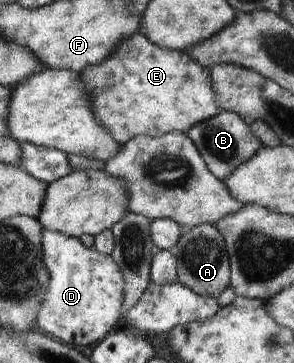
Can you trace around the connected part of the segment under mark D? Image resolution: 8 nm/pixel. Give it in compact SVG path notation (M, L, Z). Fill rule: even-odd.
M43 228L43 261L50 273L47 297L43 299L43 305L39 309L36 327L43 329L59 341L73 346L87 347L91 343L101 341L111 329L115 329L117 321L121 321L123 313L123 296L125 295L126 282L123 279L122 270L114 258L101 254L94 247L88 248L80 239L65 237L61 233L47 231Z

